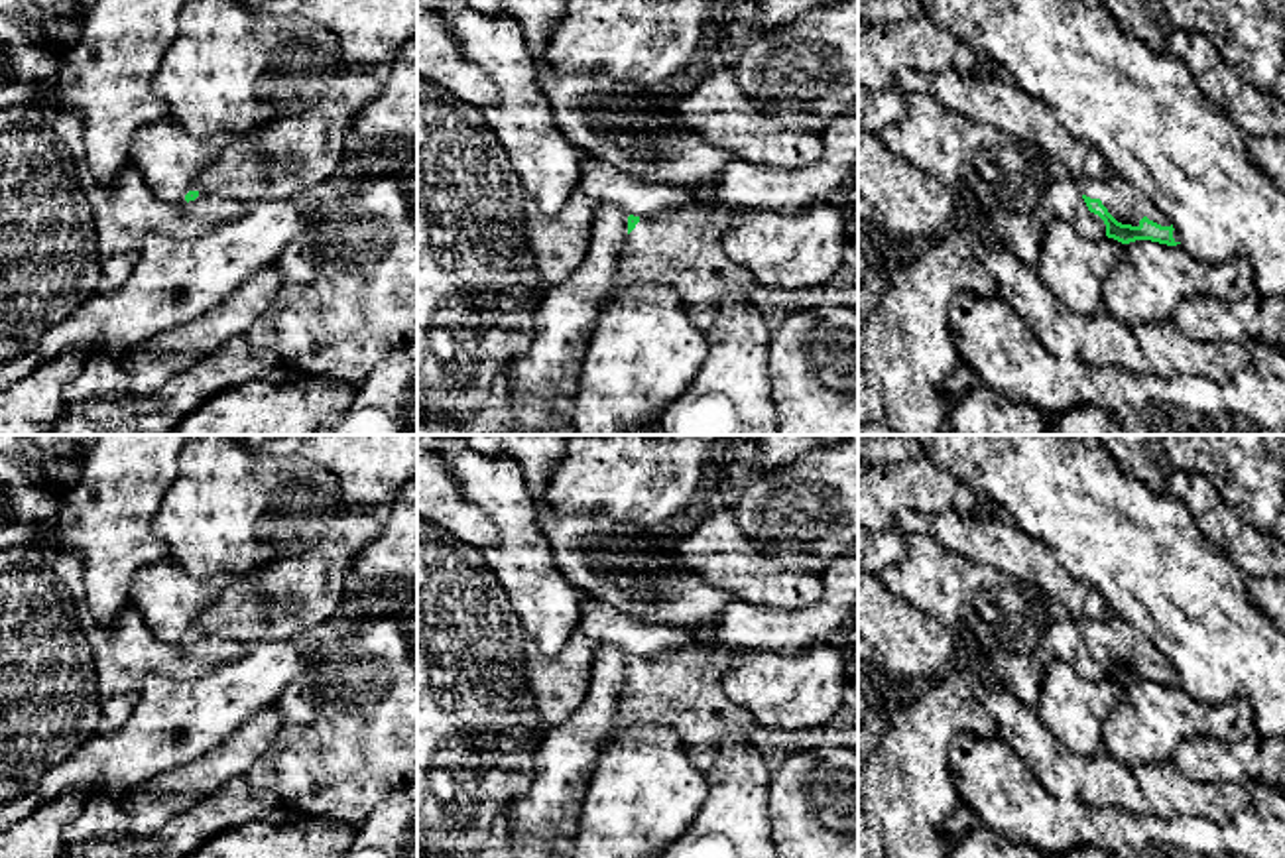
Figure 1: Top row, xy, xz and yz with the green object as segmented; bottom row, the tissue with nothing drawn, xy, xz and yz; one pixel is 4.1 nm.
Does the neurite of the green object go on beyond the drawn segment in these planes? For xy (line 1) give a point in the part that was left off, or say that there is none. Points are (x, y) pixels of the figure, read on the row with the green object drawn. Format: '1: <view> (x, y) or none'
1: none

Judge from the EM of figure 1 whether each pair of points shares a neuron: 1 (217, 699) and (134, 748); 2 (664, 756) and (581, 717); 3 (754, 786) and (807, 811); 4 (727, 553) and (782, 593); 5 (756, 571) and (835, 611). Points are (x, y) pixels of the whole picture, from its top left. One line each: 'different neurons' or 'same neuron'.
1: same neuron
2: different neurons
3: different neurons
4: same neuron
5: different neurons

